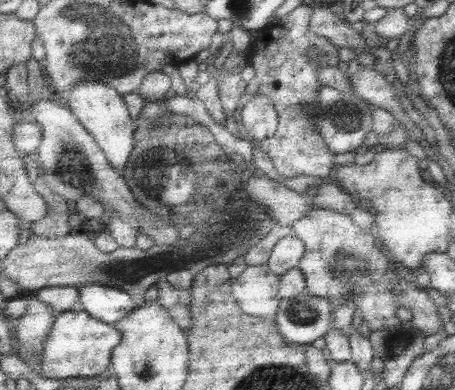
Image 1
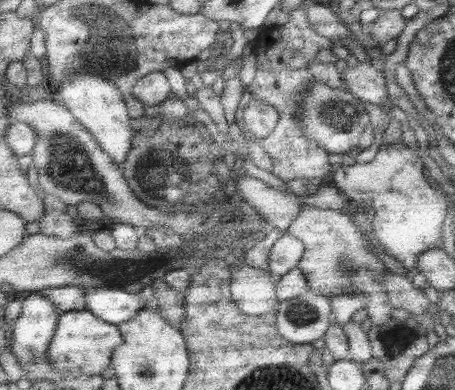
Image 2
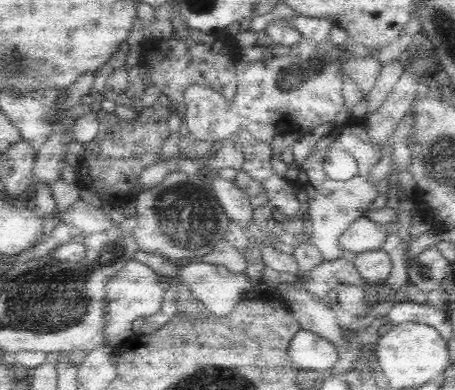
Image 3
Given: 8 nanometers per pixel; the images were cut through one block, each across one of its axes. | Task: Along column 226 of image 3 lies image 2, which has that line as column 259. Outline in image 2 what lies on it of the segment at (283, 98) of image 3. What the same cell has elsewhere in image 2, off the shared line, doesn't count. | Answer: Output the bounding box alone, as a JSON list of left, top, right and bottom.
[241,100,279,142]

